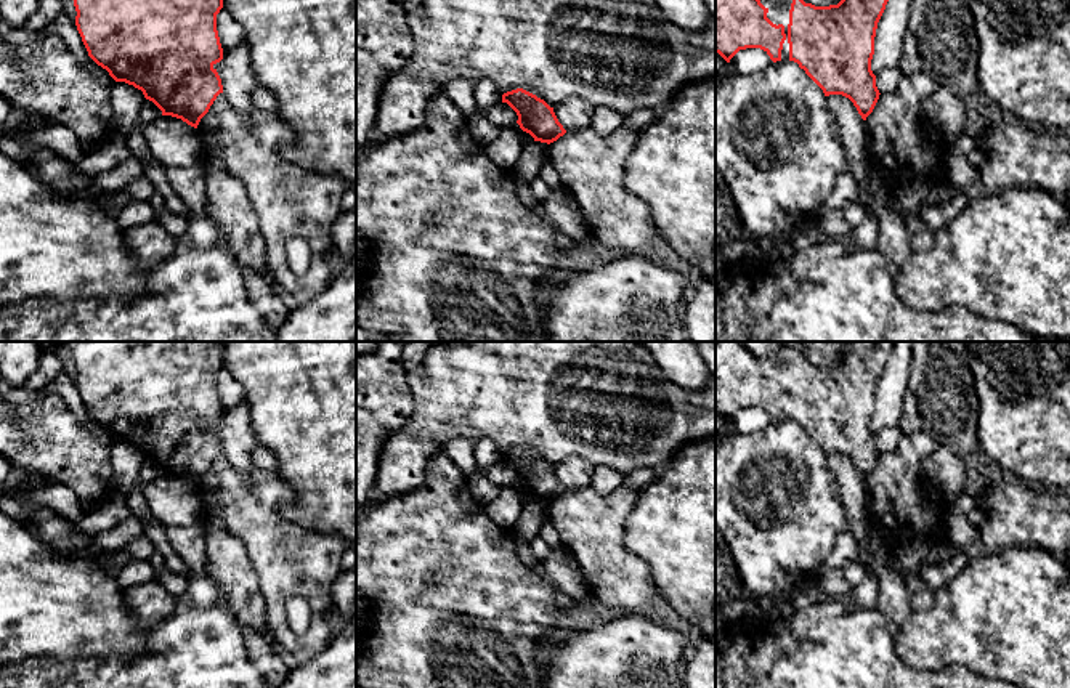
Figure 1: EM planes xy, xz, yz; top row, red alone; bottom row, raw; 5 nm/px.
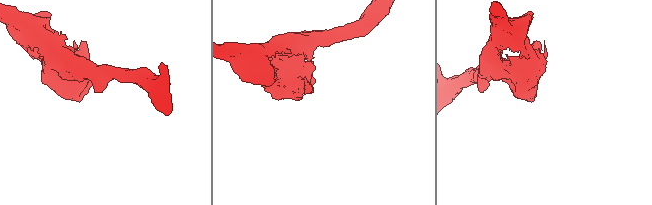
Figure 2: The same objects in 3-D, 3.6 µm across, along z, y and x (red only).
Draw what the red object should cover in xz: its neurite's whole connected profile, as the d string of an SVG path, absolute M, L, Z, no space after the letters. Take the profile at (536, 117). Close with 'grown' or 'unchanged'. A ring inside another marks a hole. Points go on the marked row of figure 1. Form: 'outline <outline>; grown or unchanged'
outline M523 88L504 93L502 103L507 103L517 112L517 123L523 132L529 133L534 141L550 144L566 133L553 107Z; unchanged

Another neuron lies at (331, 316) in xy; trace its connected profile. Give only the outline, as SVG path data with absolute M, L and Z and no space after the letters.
M356 257L314 300L297 305L276 329L276 342L356 342Z

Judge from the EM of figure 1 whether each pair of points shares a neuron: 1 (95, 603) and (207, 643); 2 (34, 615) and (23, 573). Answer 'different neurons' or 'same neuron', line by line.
1: different neurons
2: same neuron

